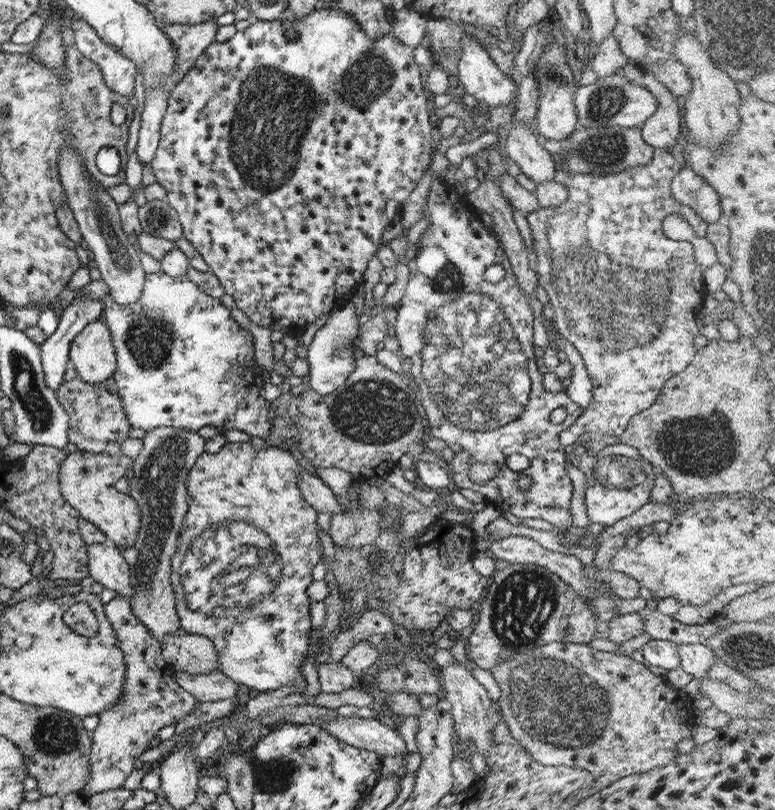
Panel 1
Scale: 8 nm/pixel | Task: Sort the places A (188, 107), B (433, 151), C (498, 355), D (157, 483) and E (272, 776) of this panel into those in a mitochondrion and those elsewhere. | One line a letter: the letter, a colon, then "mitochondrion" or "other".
A: other
B: other
C: mitochondrion
D: mitochondrion
E: mitochondrion

